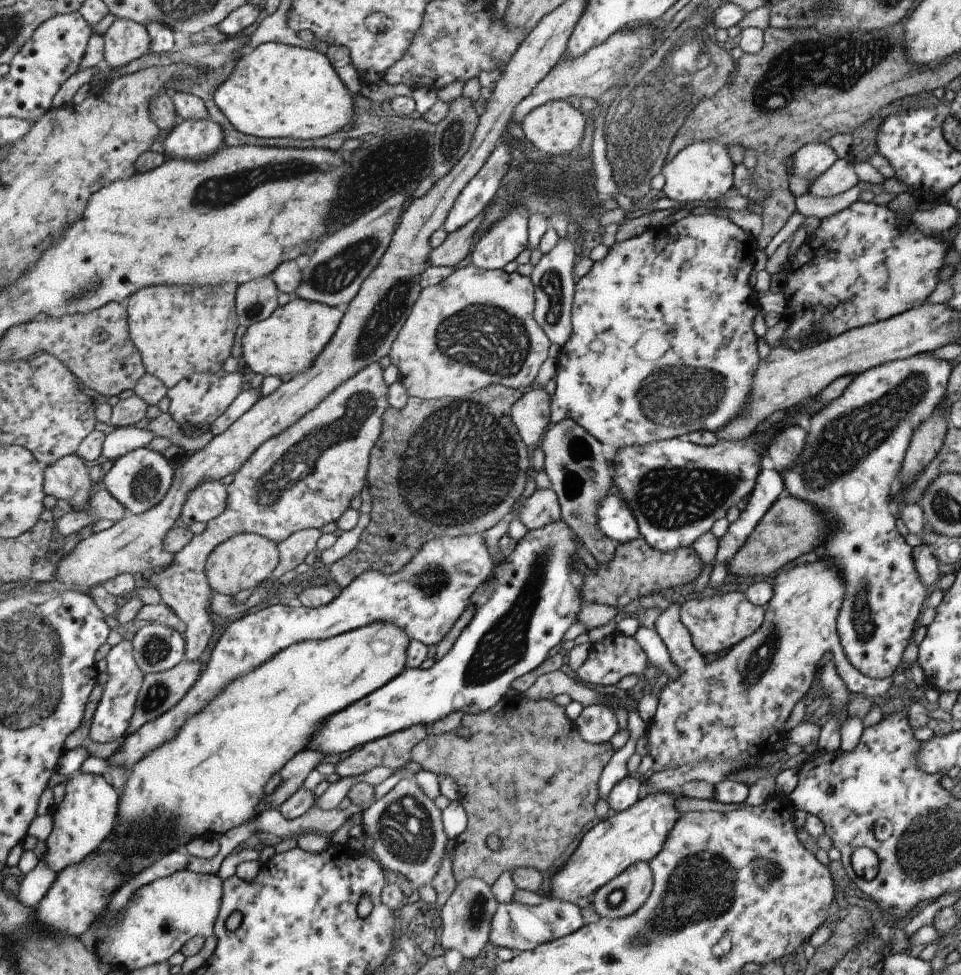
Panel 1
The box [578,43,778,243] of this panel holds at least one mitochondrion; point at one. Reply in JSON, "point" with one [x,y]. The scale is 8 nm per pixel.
{"point":[702,107]}

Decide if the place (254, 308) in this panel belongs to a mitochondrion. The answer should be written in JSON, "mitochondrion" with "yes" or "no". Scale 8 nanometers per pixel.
{"mitochondrion":"yes"}

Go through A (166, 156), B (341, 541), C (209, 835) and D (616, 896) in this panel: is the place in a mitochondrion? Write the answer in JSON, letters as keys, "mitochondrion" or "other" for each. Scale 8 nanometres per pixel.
{"A":"other","B":"other","C":"other","D":"mitochondrion"}

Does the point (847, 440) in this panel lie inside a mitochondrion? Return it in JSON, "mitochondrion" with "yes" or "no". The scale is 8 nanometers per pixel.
{"mitochondrion":"yes"}

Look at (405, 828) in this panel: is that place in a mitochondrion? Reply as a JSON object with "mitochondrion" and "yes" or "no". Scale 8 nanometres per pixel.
{"mitochondrion":"yes"}

